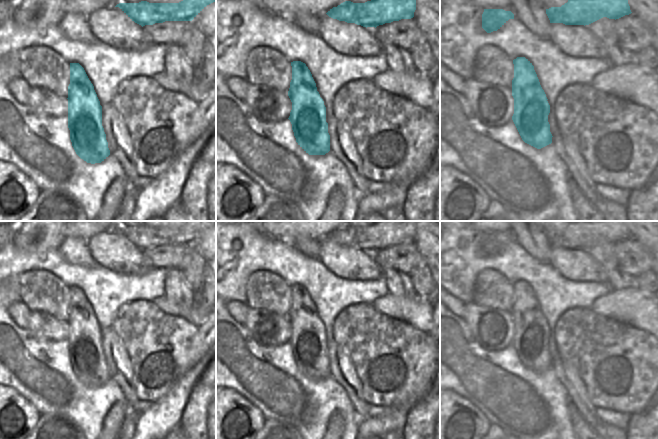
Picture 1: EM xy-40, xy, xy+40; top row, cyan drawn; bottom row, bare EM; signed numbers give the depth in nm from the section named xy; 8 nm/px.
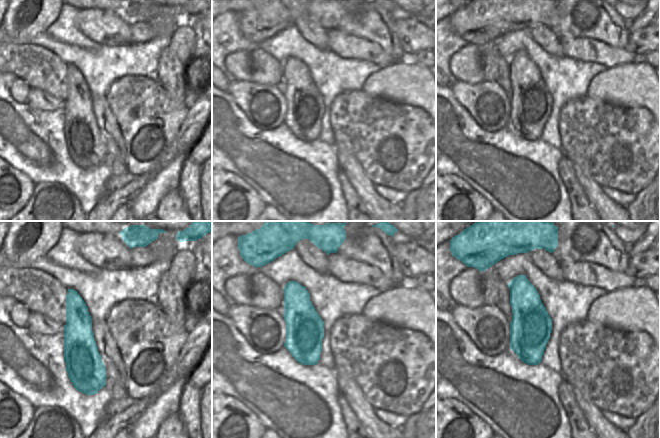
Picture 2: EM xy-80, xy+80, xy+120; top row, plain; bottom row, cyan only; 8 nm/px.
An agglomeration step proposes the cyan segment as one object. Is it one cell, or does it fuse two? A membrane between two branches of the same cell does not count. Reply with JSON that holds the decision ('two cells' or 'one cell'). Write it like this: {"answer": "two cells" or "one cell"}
{"answer": "two cells"}

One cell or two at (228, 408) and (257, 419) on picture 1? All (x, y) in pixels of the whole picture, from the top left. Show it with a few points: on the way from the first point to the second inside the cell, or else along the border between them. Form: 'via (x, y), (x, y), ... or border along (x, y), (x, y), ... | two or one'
via (235, 400), (248, 406), (250, 411) | one

